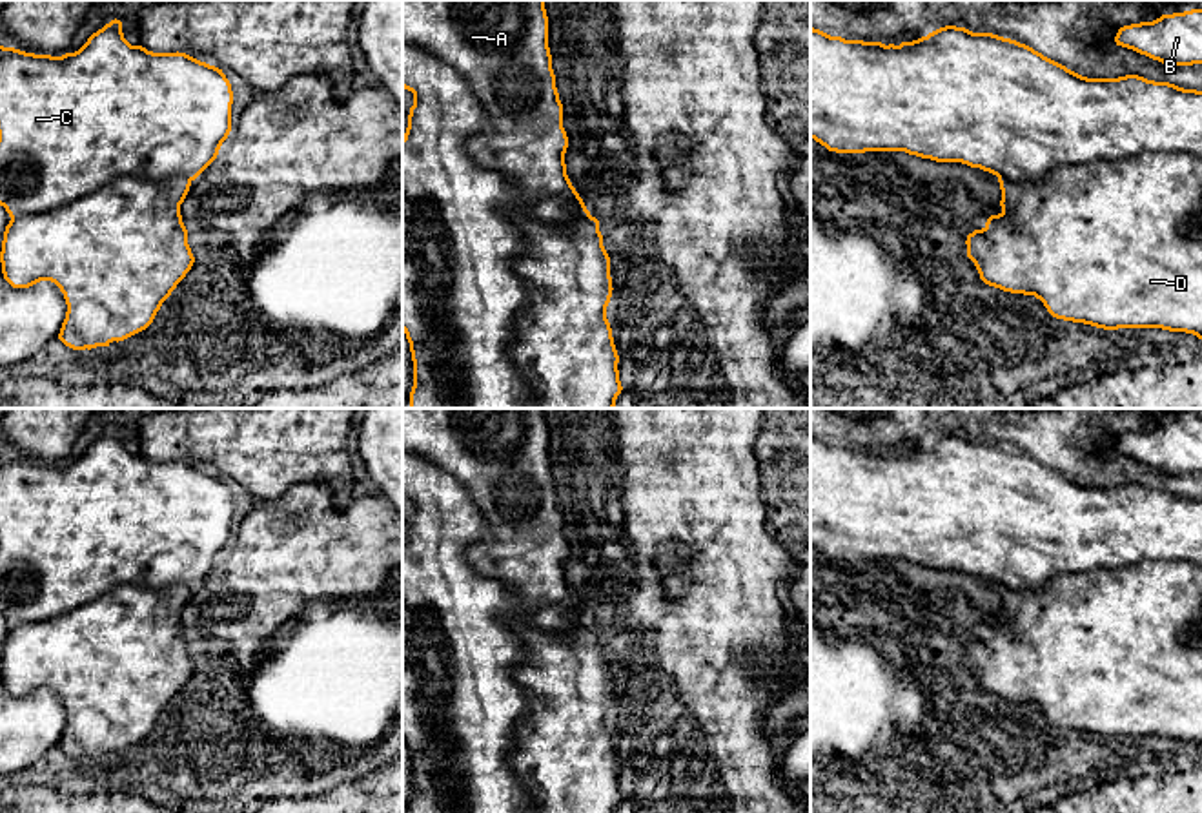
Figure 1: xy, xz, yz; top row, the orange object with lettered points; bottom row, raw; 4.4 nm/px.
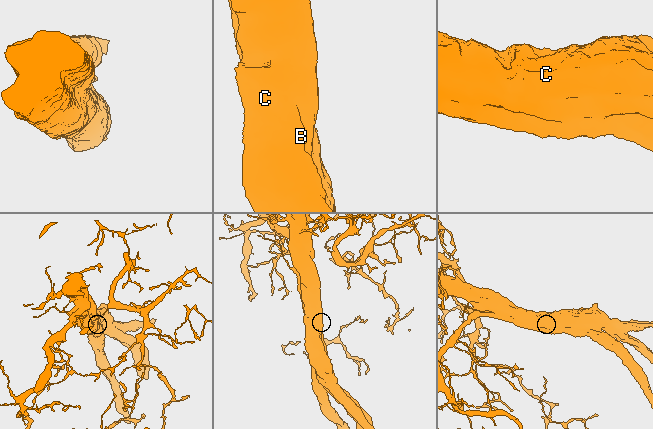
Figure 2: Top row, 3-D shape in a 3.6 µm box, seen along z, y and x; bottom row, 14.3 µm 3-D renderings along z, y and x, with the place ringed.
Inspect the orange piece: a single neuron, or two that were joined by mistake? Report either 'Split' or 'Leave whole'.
Split

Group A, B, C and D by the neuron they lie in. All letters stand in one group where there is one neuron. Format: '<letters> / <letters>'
A D / B C

